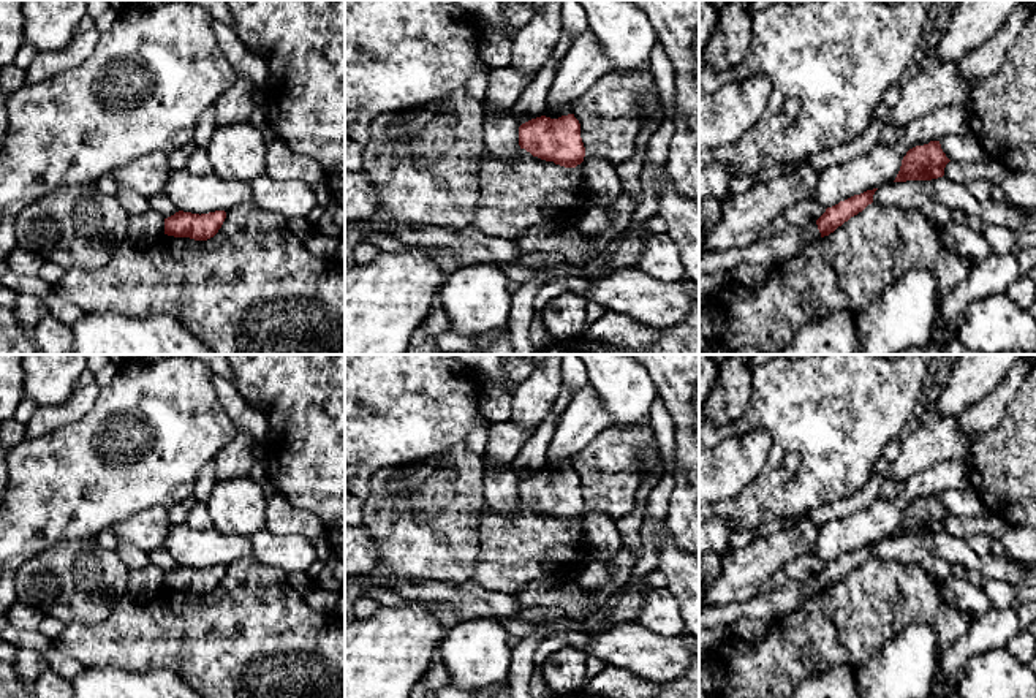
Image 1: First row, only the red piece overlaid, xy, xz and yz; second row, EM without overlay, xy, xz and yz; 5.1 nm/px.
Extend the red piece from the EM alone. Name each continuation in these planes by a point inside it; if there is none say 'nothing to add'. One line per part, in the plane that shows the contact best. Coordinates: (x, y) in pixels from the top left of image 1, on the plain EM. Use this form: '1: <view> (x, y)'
1: yz (767, 608)

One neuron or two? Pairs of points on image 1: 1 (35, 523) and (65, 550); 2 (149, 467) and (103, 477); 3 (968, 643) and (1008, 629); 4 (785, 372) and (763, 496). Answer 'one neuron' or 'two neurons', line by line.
1: two neurons
2: one neuron
3: one neuron
4: one neuron

